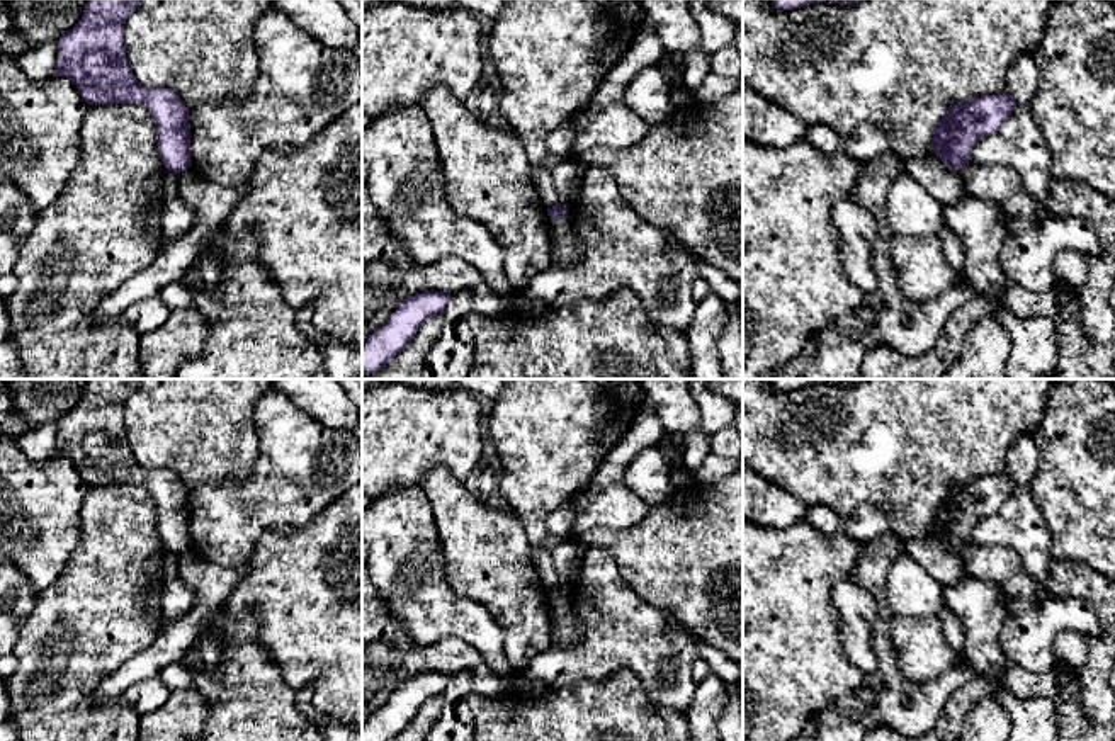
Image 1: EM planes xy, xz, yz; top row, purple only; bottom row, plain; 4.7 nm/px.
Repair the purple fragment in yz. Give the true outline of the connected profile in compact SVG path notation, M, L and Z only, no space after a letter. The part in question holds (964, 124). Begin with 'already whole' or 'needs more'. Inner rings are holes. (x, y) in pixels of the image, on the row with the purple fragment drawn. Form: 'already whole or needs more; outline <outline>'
needs more; outline M1008 92L999 95L982 95L971 102L950 105L945 117L935 127L930 151L935 153L948 167L960 172L967 195L998 204L1006 219L1018 216L1039 219L1050 216L1083 218L1095 228L1101 248L1115 258L1113 199L1105 197L1098 190L1078 180L1050 177L1049 197L1045 201L1039 201L1027 190L1013 168L1003 165L974 165L969 161L972 148L984 136L996 134L1003 122L1013 114L1015 107L1016 102Z

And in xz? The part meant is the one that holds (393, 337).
already whole; outline M422 292L405 299L362 347L362 377L376 374L401 354L418 328L432 316L444 313L449 301L450 294L445 292Z

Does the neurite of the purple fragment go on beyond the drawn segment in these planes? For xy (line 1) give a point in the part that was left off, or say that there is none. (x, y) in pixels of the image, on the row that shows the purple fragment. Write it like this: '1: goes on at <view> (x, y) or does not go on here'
1: does not go on here

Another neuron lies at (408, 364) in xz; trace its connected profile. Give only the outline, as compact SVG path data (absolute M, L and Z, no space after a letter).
M442 313L427 320L401 354L376 374L364 376L362 379L422 379L427 355L439 340L444 323Z

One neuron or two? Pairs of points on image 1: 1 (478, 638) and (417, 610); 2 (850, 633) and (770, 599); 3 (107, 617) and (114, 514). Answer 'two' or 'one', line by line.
1: one
2: two
3: one

